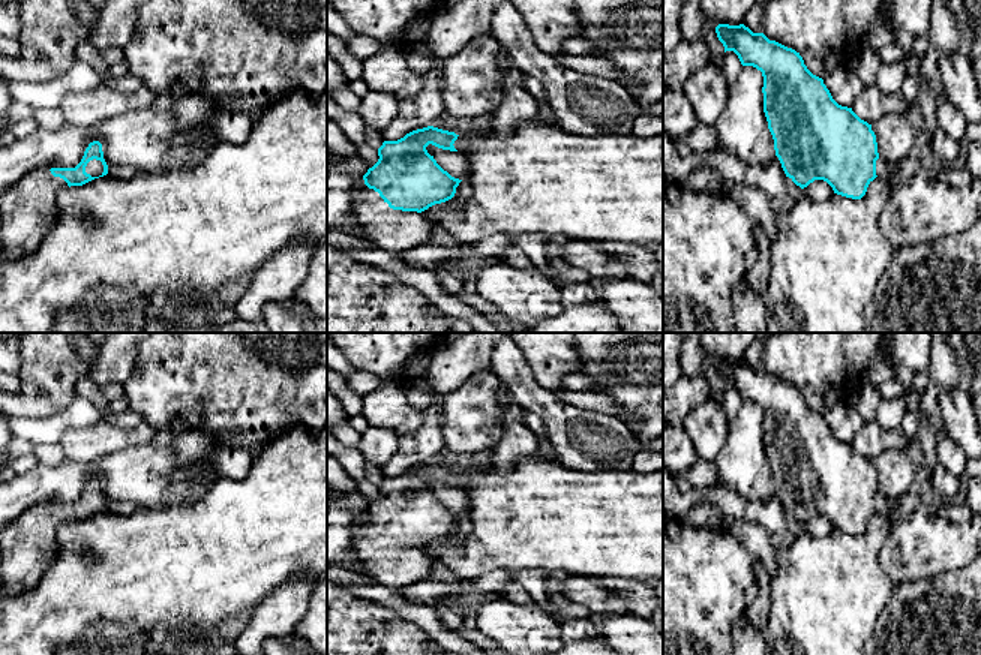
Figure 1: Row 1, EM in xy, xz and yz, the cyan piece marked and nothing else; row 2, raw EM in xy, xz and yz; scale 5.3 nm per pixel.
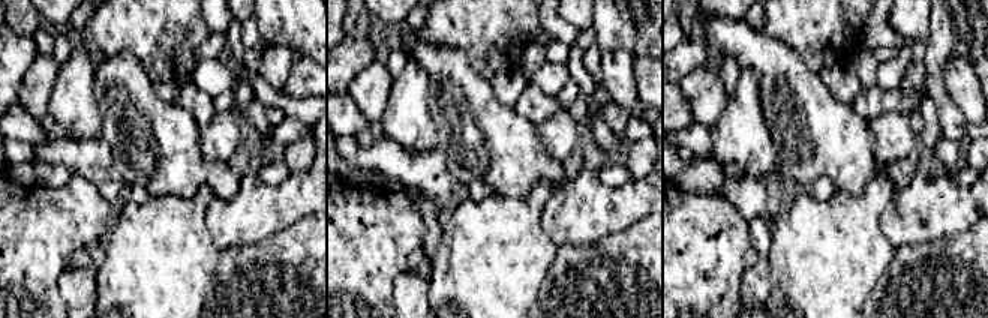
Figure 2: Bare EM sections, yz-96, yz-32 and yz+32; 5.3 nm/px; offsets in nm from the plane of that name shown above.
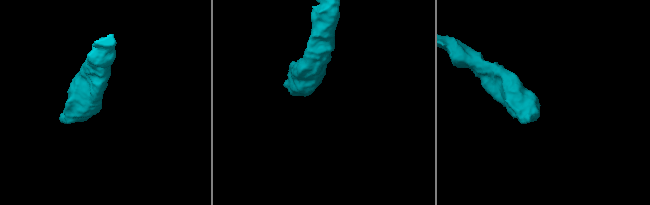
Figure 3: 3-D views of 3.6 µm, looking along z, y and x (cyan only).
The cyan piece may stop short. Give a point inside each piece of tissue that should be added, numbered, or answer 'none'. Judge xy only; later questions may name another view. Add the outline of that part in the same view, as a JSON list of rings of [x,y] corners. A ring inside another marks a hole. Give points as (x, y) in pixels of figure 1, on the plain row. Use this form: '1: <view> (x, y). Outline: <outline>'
1: xy (95, 504). Outline: [[[90,496],[86,502],[86,508],[90,510],[92,513],[99,513],[104,508],[104,501],[100,496]]]

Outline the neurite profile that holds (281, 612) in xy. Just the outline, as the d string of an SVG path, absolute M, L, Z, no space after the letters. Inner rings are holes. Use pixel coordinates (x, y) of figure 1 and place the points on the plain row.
M297 573L274 589L250 615L234 642L238 655L262 655L267 639L296 634L308 612L315 580L308 573Z

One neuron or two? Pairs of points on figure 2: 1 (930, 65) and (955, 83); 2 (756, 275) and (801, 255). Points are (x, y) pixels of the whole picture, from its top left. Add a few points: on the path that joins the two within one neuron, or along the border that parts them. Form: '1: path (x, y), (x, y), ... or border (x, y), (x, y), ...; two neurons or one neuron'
1: border (960, 56), (943, 69), (957, 105); two neurons
2: border (774, 234), (768, 252), (771, 291), (765, 302); two neurons

